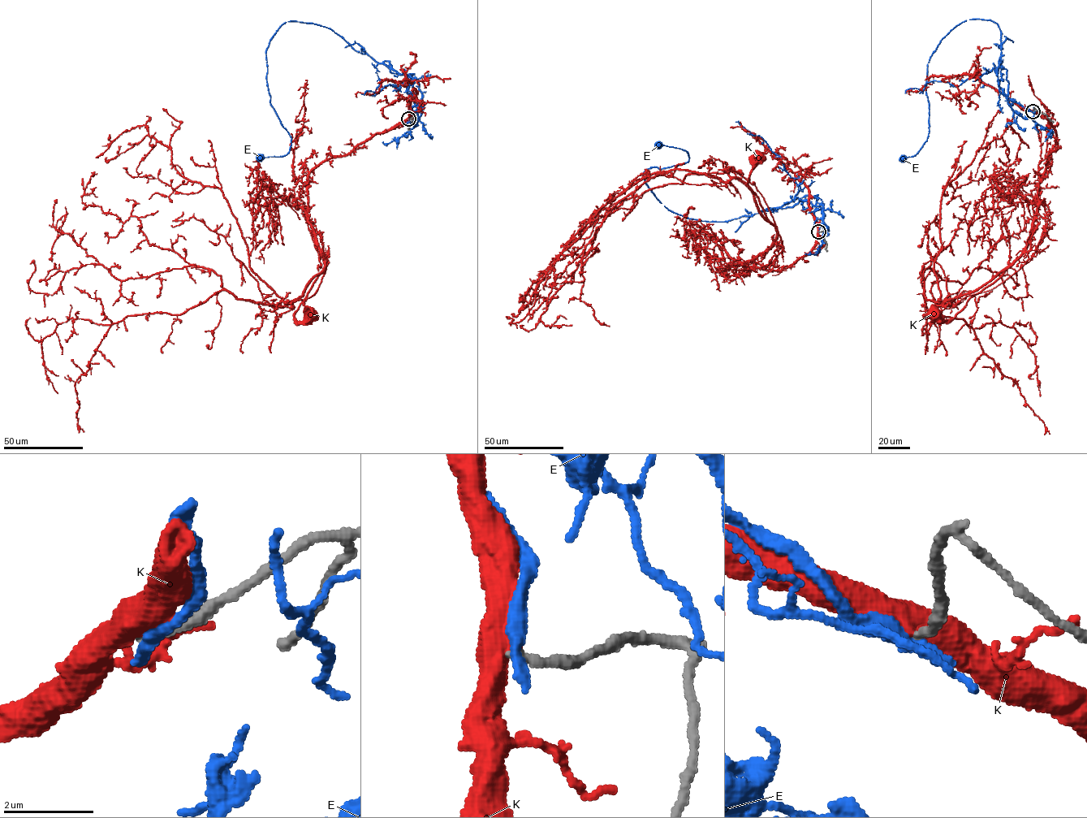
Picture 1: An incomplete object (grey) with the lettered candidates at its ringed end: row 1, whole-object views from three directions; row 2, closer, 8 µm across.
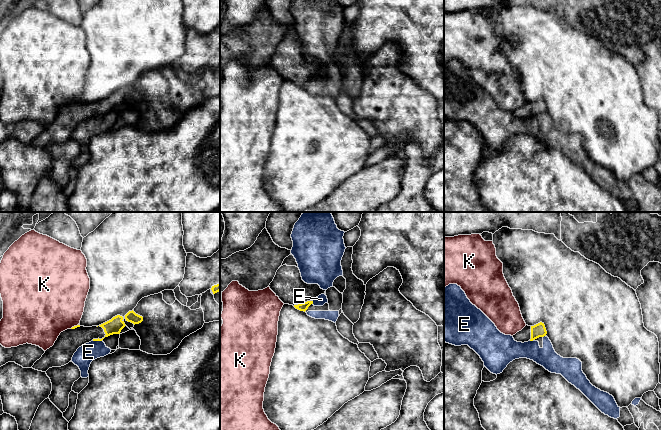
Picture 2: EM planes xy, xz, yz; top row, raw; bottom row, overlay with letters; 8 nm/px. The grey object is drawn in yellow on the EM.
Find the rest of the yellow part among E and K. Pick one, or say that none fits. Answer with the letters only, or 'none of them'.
none of them

